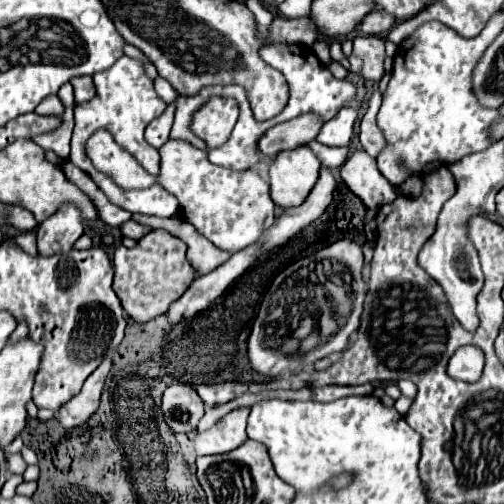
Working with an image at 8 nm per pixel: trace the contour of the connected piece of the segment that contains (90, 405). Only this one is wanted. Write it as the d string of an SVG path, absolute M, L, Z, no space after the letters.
M106 357L106 361L102 361L102 365L86 379L82 391L76 397L72 397L66 405L62 405L62 409L58 411L58 421L62 427L66 429L78 427L92 417L92 413L100 405L100 393L110 367L112 367L112 359Z

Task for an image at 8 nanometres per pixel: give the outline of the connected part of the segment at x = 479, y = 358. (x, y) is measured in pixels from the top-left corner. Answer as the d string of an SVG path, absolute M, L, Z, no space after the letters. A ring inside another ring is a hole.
M474 345L460 347L448 363L448 375L466 383L476 383L484 369L484 353Z

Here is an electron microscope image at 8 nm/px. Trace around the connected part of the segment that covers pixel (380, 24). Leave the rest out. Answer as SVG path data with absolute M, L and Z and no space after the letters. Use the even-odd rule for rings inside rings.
M370 11L356 27L356 31L364 35L386 35L394 25L394 17L382 11Z

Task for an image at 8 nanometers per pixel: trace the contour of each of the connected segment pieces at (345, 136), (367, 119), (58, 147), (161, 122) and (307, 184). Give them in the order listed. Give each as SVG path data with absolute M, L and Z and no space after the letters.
M346 105L338 111L336 117L332 117L326 125L322 125L316 139L328 147L346 147L352 137L354 121L356 121L356 109Z
M374 91L368 103L368 111L360 123L360 143L370 157L376 157L384 145L382 133L378 133L378 127L376 127L376 113L380 109L380 103L382 103L382 93Z
M66 107L64 115L62 115L62 121L66 121L62 131L46 133L46 137L38 137L38 141L36 141L42 149L52 149L62 159L68 159L68 153L70 153L70 137L72 137L72 127L74 127L72 109L74 107Z
M170 103L166 111L146 127L146 141L156 149L160 149L168 141L172 121L174 121L174 103Z
M308 145L282 151L270 165L270 197L286 209L300 205L312 191L320 171L320 161Z

